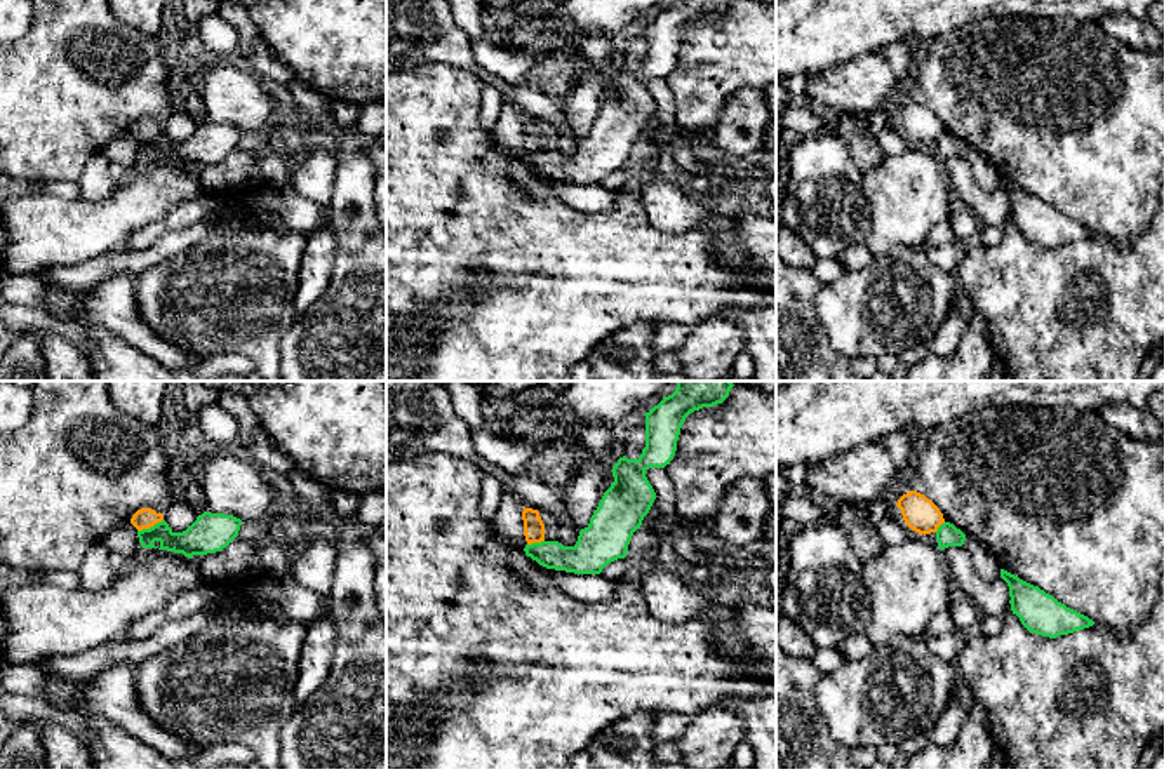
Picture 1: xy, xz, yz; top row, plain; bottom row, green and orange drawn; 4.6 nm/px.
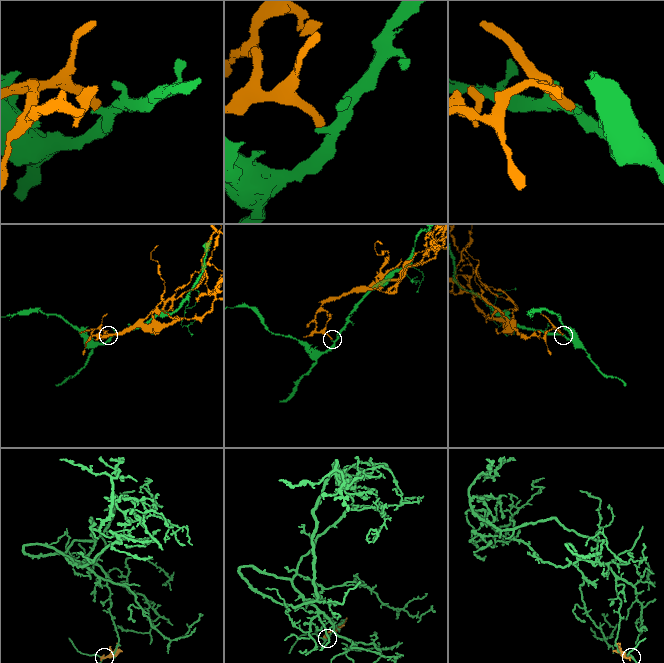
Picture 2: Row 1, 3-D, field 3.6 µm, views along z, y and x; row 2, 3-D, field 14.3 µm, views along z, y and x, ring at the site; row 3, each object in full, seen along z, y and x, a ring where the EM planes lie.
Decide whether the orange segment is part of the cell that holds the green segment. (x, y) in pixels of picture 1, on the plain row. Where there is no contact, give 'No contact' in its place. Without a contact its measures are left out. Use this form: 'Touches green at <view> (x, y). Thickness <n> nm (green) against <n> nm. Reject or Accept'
Touches green at xy (150, 138). Thickness 160 nm (green) against 100 nm. Reject

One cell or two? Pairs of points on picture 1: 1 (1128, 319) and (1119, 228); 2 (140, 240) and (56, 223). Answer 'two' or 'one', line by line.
1: two
2: two

